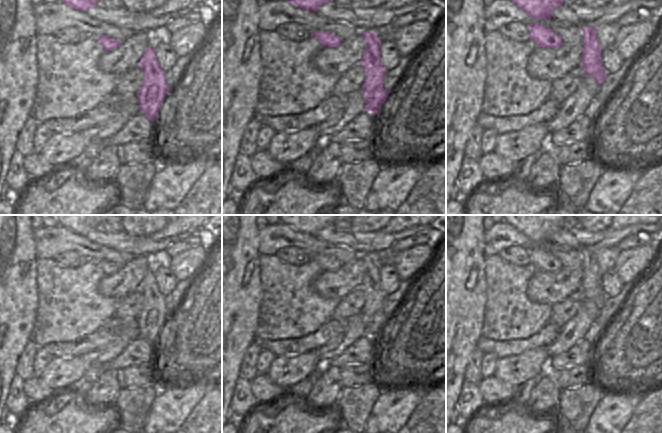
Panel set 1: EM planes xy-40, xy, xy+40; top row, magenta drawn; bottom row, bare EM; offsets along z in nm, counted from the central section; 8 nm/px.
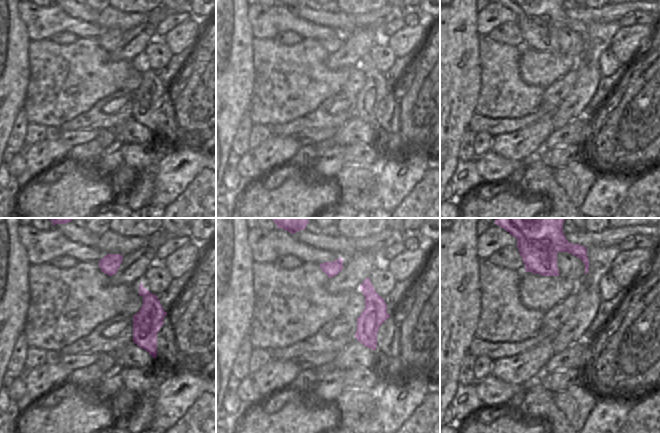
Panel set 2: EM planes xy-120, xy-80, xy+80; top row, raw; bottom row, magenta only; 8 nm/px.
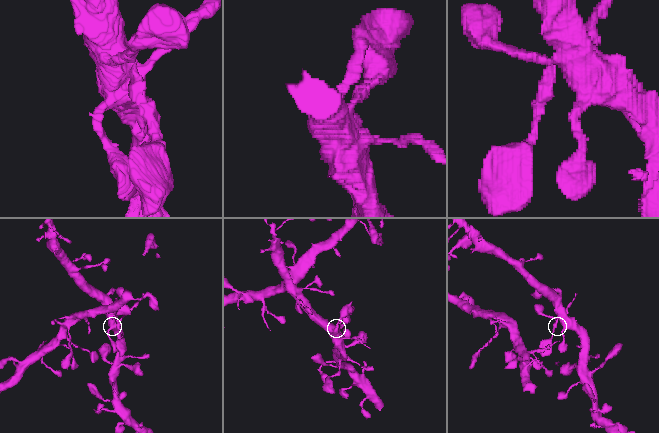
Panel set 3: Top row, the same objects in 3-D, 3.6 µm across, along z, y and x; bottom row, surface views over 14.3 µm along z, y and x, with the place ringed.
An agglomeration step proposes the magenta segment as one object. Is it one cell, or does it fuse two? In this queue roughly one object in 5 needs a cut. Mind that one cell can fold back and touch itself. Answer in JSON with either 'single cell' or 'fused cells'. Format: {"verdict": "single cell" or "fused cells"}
{"verdict": "single cell"}

